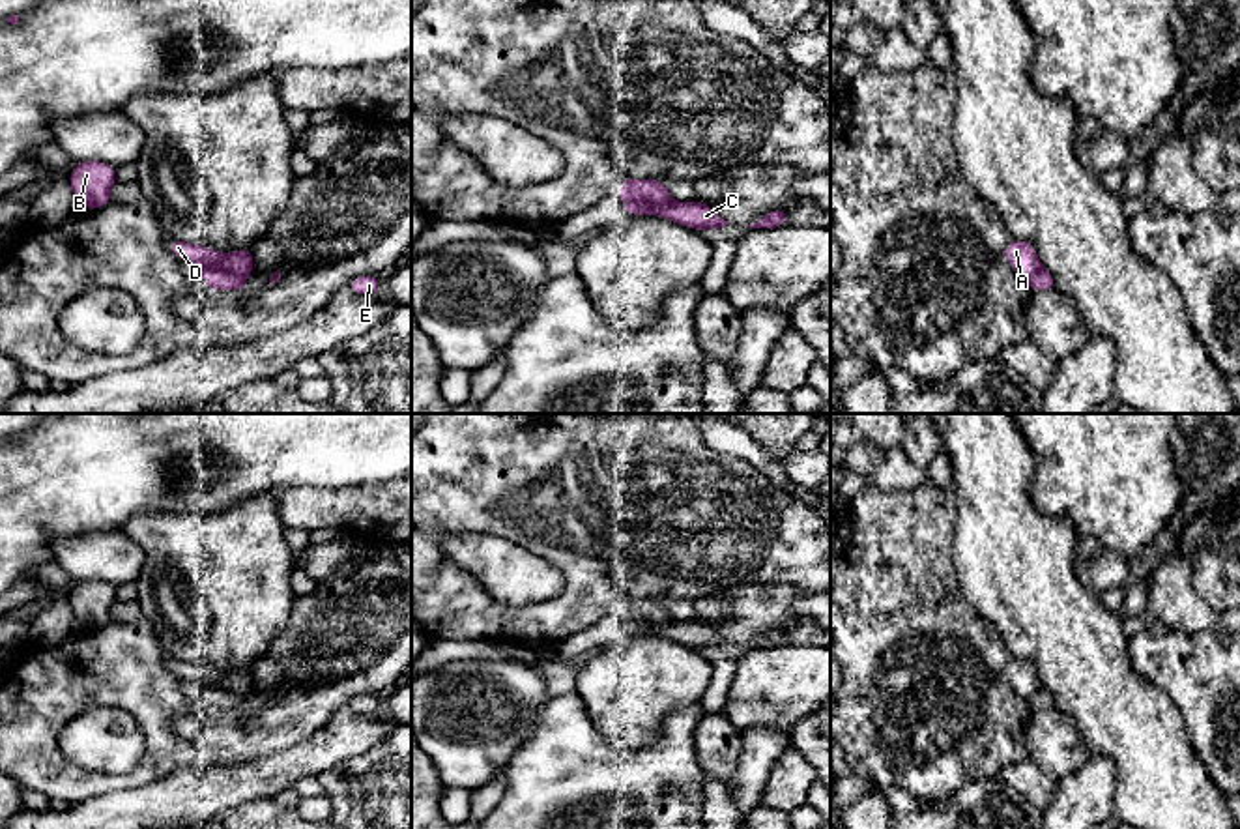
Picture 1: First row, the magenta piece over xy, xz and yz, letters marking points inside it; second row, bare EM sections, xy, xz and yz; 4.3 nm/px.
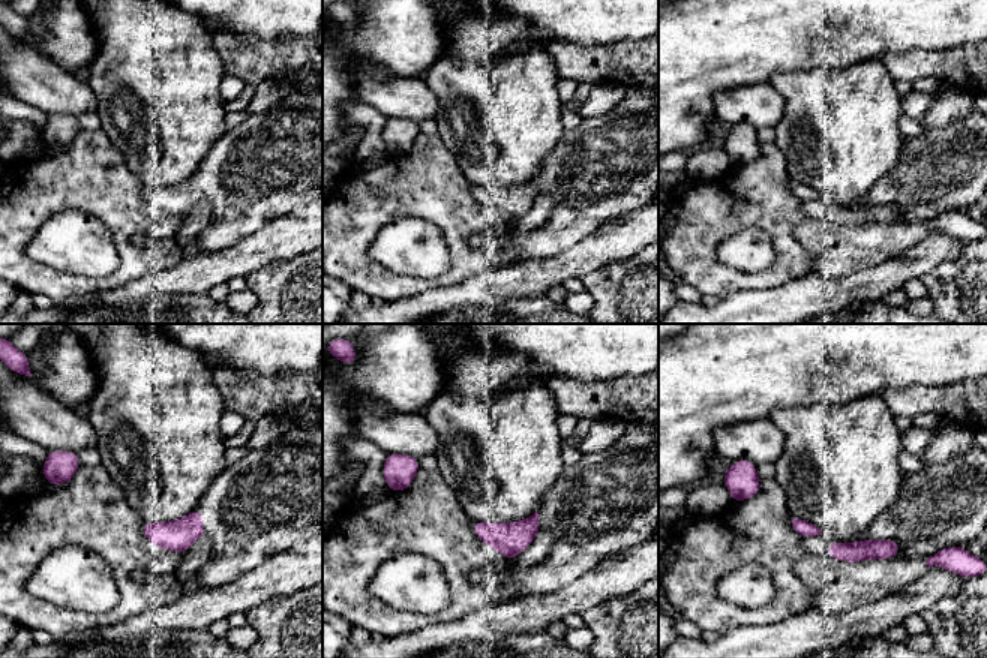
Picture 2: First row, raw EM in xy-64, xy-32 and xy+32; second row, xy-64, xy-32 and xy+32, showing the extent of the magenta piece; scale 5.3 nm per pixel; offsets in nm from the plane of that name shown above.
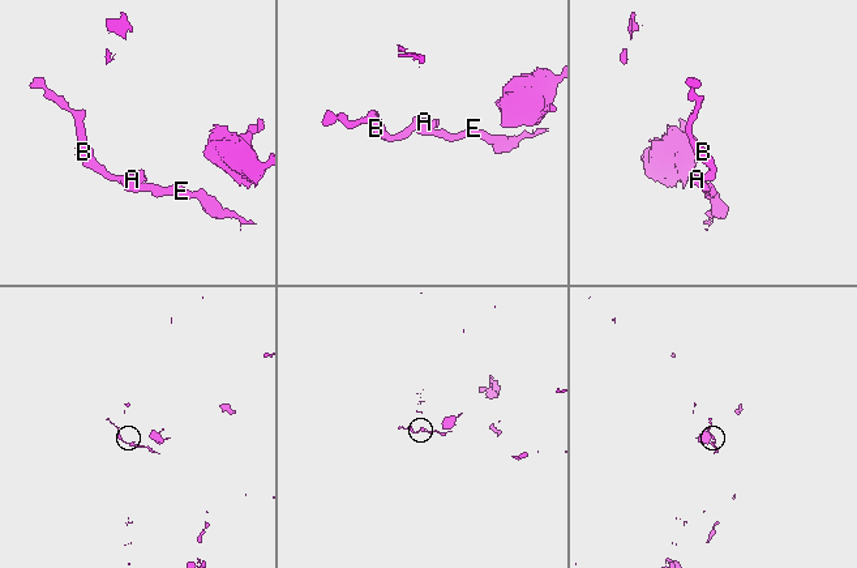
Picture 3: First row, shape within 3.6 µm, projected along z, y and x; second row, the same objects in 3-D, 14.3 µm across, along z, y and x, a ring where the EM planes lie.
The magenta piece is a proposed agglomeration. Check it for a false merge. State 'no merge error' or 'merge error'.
merge error

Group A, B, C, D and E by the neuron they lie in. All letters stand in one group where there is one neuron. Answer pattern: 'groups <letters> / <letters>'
groups A B D / C E

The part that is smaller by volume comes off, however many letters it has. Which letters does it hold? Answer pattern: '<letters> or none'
A, B, D

